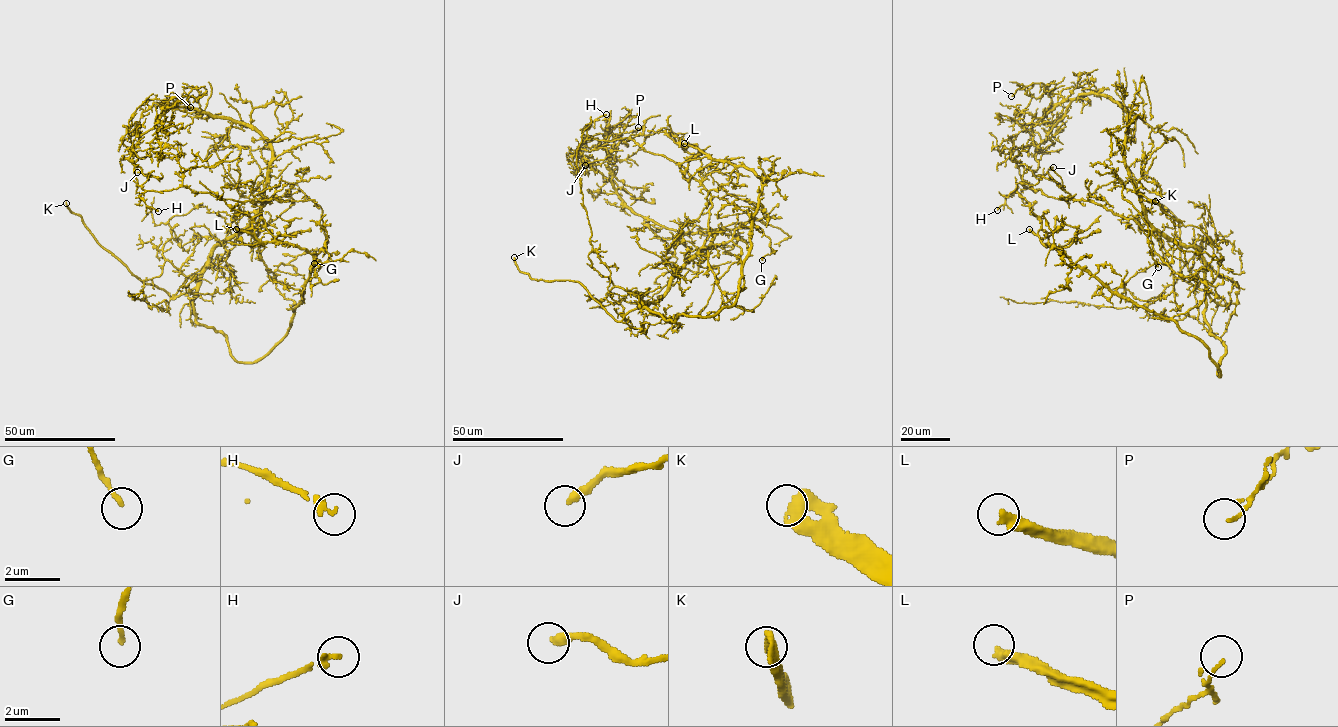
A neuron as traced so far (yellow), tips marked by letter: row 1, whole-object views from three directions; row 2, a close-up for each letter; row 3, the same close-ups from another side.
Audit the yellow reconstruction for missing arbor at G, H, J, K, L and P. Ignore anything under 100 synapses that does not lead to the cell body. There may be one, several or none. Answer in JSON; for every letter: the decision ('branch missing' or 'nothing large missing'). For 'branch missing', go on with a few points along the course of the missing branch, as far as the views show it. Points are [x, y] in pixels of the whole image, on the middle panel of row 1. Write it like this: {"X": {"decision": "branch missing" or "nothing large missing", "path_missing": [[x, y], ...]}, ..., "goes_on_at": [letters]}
{"G": {"decision": "nothing large missing"}, "H": {"decision": "nothing large missing"}, "J": {"decision": "nothing large missing"}, "K": {"decision": "branch missing"}, "L": {"decision": "branch missing", "path_missing": [[684, 143], [638, 116], [630, 91], [662, 71], [684, 65], [703, 77], [702, 92]]}, "P": {"decision": "nothing large missing"}, "goes_on_at": ["K", "L"]}

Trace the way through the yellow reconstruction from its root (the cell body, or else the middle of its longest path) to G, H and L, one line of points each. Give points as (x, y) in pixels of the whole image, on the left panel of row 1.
G: (259, 245), (248, 228), (255, 212), (288, 190), (299, 189), (322, 210), (327, 243), (314, 263)
H: (259, 245), (250, 231), (261, 219), (260, 201), (194, 193), (186, 186), (147, 190), (139, 195), (158, 211)
L: (259, 245), (276, 288), (294, 302), (294, 309), (302, 300), (313, 255), (292, 244), (260, 243), (236, 229)

